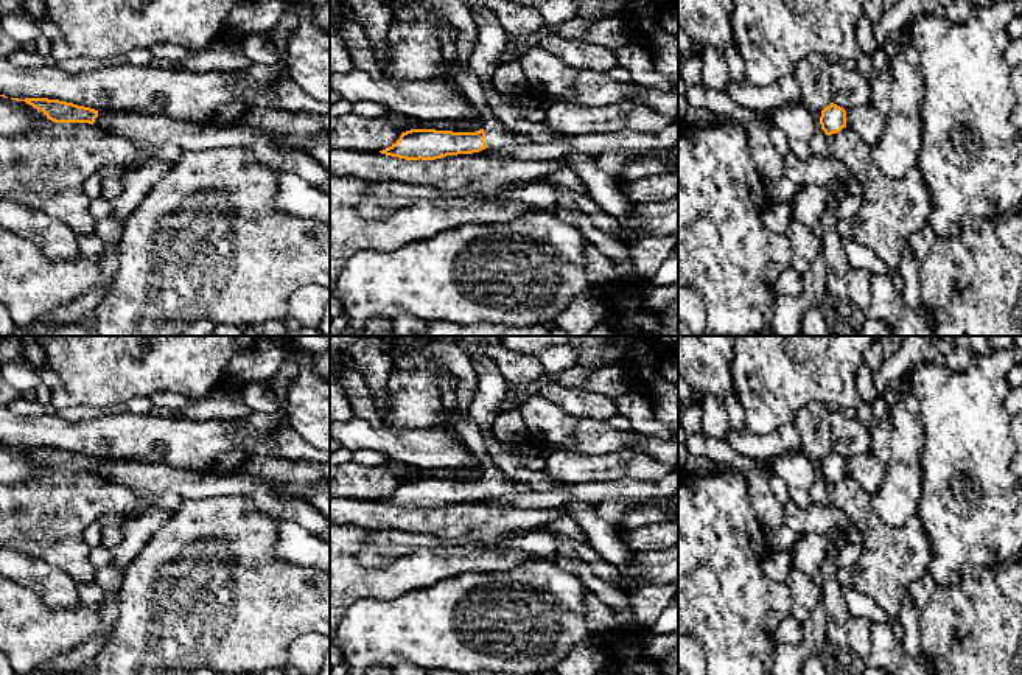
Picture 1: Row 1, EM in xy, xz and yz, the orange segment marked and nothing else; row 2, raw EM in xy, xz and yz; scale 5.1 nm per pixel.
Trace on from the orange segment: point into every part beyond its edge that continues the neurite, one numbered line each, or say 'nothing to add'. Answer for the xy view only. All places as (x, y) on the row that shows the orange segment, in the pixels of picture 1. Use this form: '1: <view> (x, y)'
nothing to add

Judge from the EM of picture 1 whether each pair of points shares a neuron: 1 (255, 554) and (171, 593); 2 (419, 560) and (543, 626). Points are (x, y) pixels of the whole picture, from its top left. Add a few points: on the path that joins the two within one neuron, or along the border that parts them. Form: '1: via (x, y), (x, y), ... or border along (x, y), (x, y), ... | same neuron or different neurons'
1: via (235, 554), (196, 593), (192, 593) | same neuron
2: border along (487, 571), (467, 571), (417, 590) | different neurons

